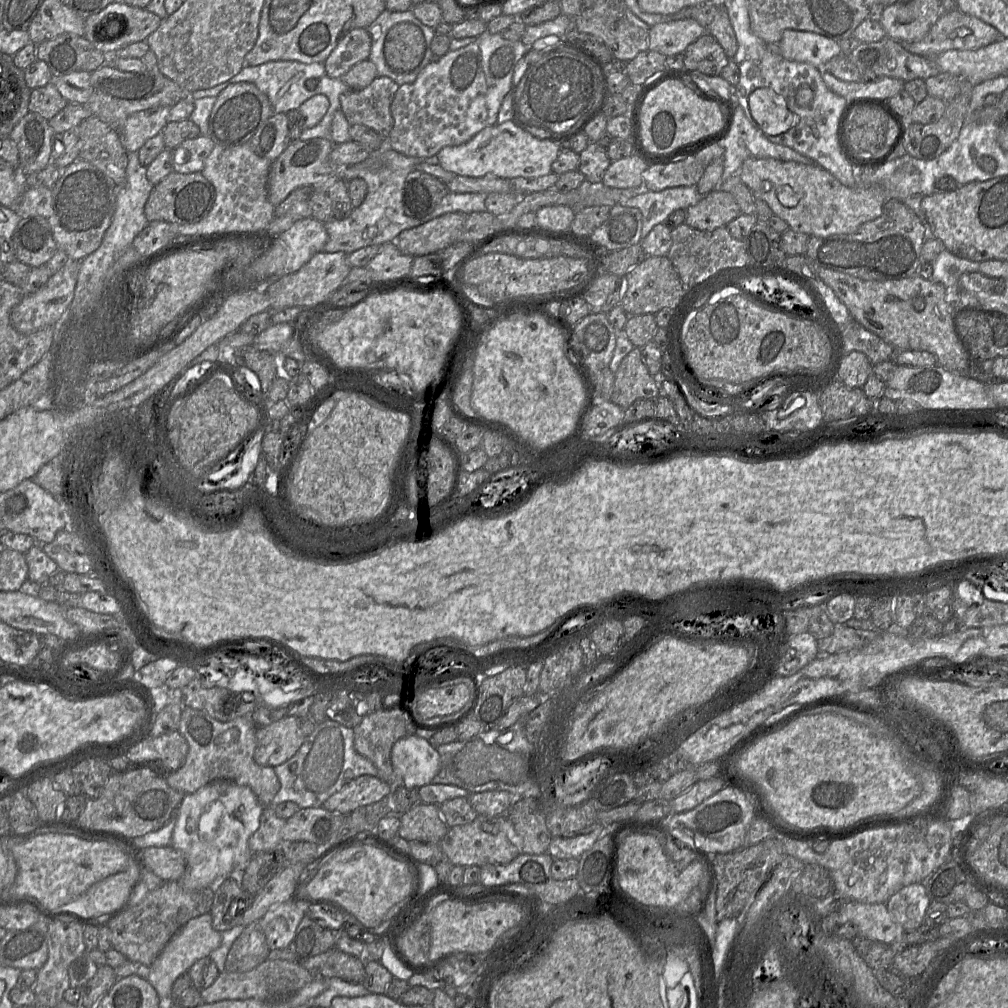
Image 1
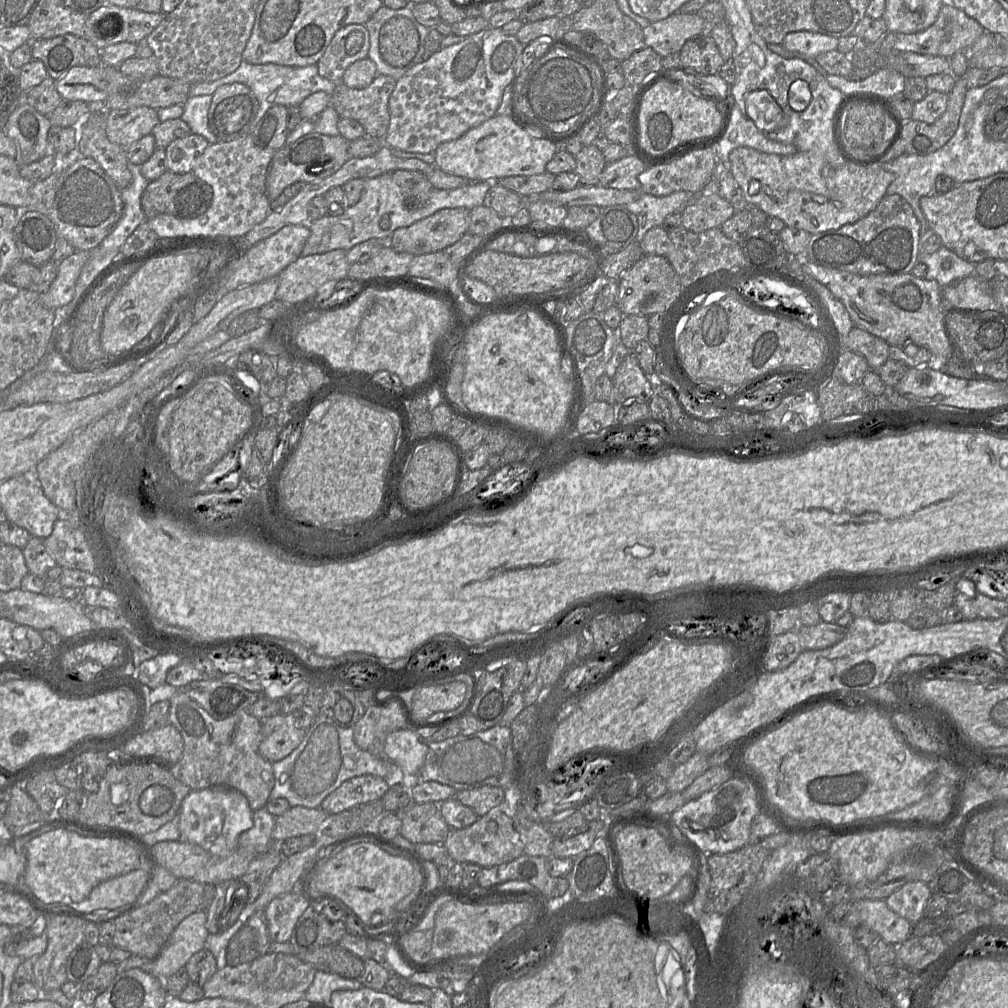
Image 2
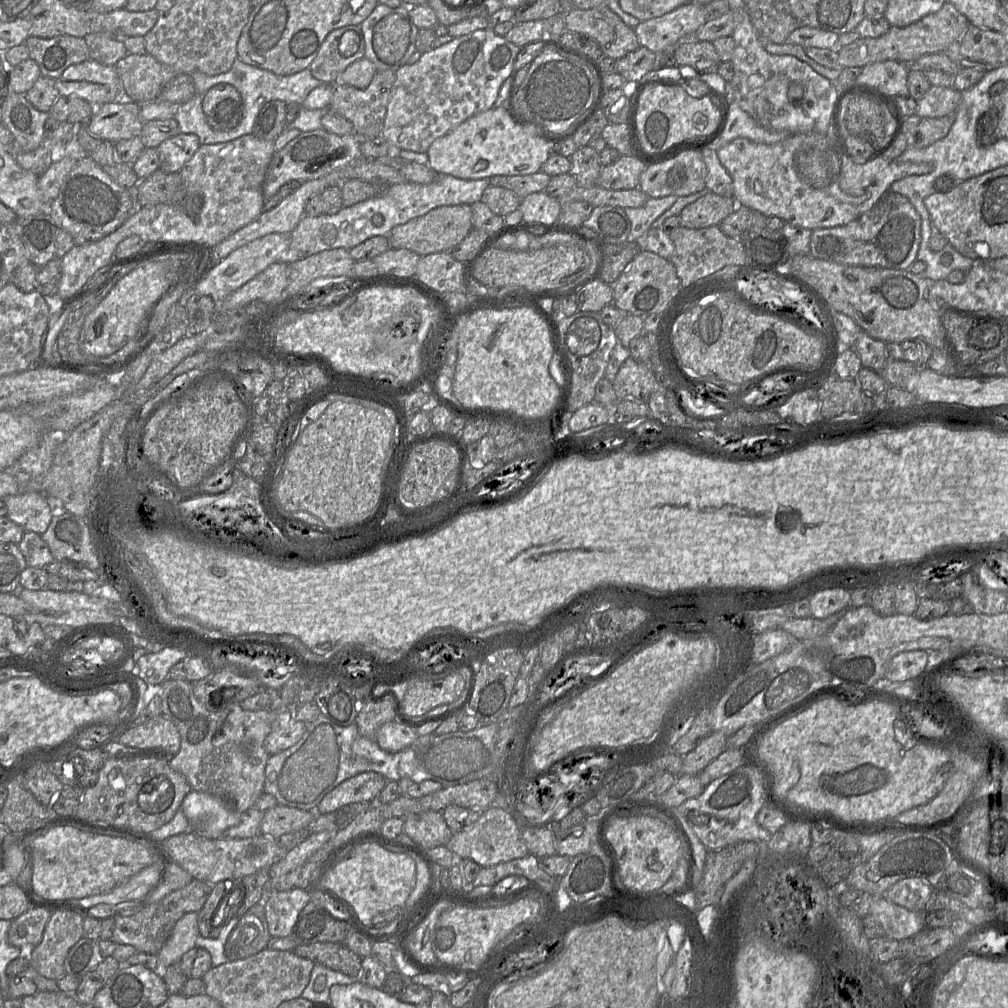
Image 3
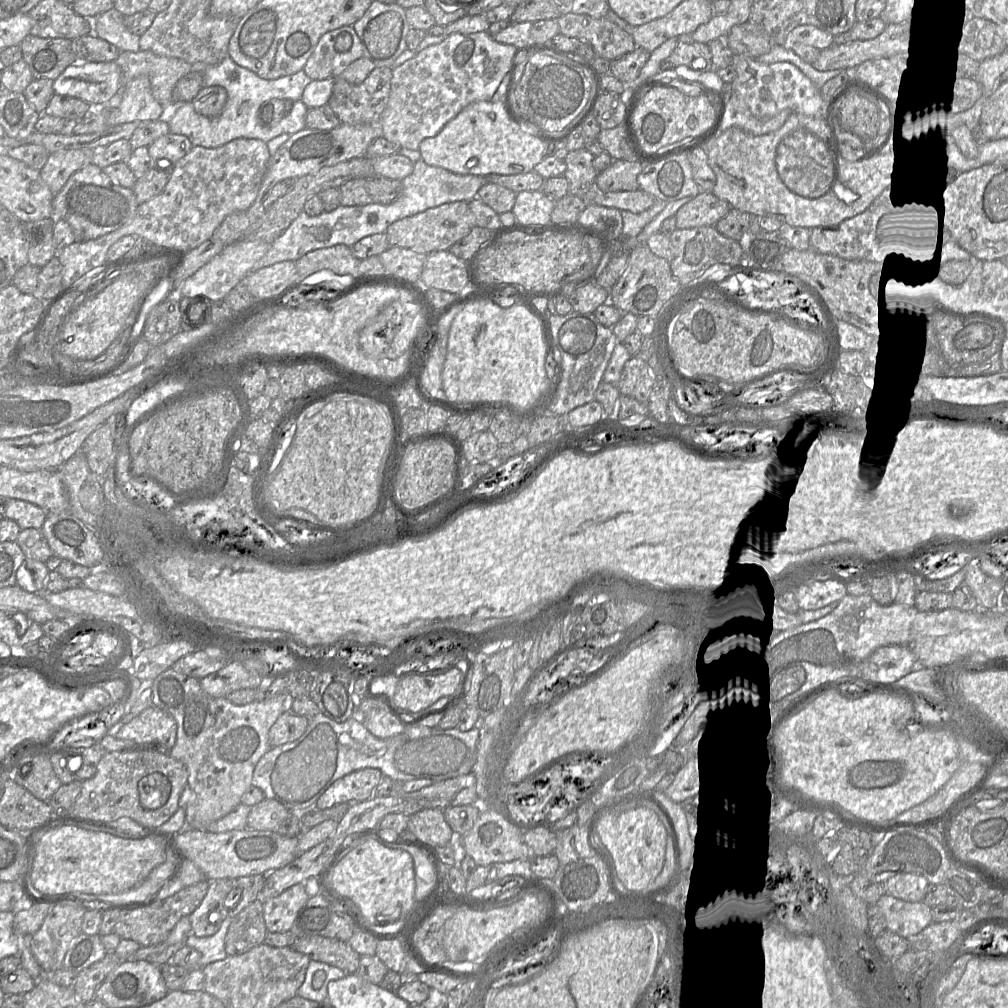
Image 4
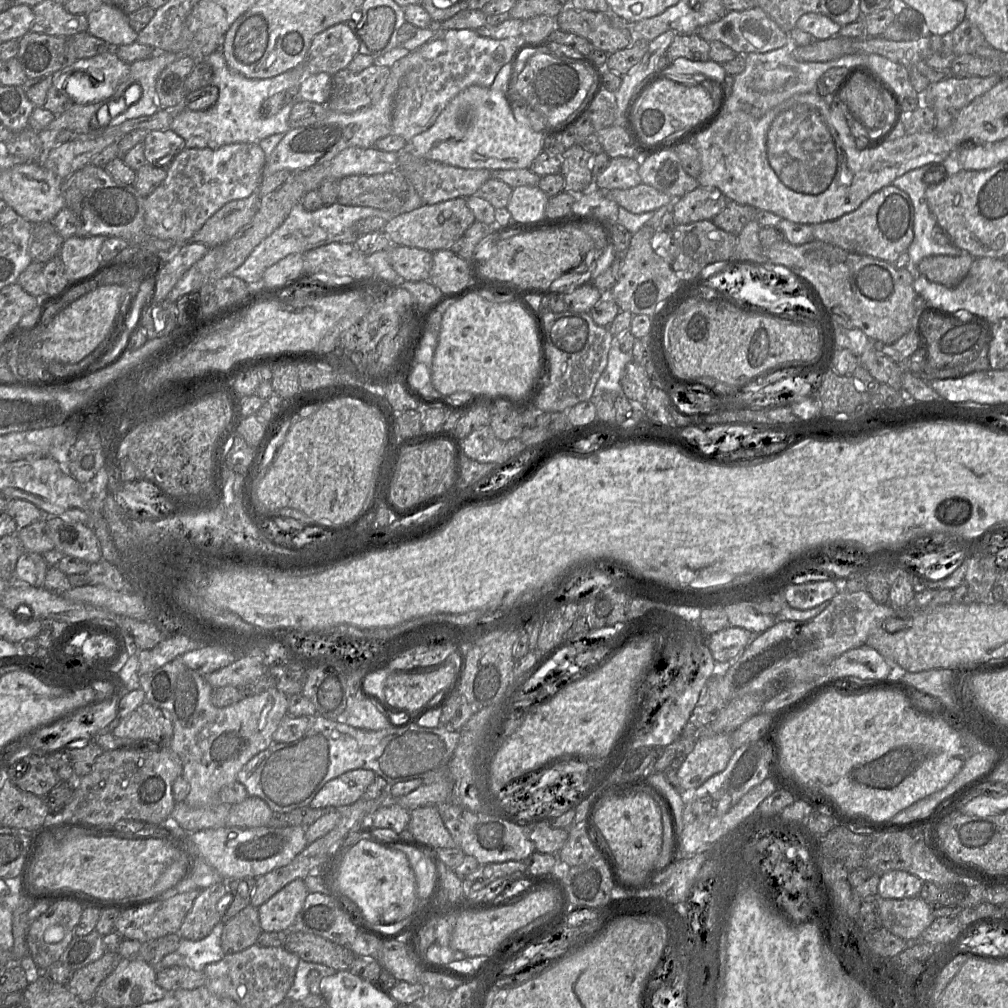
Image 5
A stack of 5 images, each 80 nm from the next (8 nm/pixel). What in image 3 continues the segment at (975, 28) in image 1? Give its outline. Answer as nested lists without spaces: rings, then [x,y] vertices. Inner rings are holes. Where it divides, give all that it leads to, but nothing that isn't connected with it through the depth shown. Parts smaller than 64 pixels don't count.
[[[946,2],[942,8],[906,27],[890,27],[887,33],[878,38],[859,38],[838,51],[838,67],[865,67],[866,65],[887,60],[911,64],[926,54],[941,53],[953,42],[959,40],[967,31],[970,23],[967,18]]]

